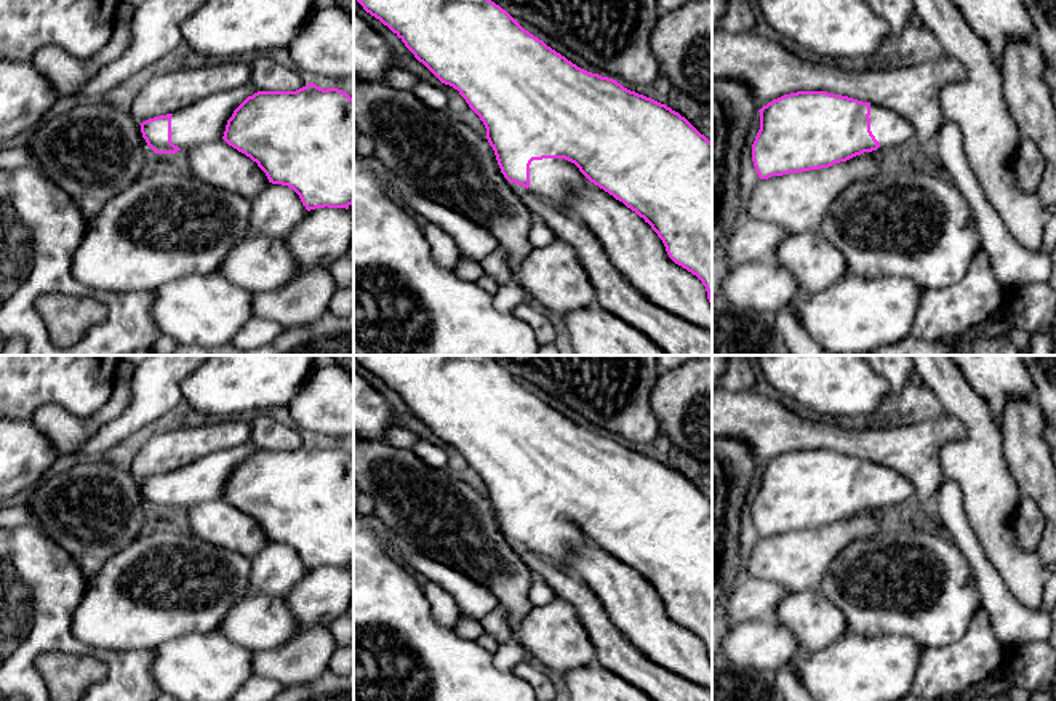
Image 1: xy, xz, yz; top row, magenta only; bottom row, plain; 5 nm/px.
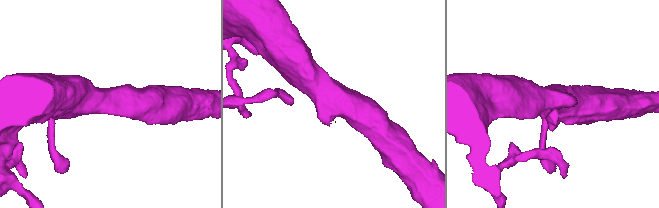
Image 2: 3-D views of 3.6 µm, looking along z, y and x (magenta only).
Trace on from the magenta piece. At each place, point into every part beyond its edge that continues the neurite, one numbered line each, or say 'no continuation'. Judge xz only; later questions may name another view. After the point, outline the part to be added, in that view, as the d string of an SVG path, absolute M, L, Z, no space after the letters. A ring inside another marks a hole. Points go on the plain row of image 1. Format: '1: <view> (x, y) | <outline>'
1: xz (556, 538) | M565 517L533 519L530 523L528 549L538 555L570 567L573 551L582 544L586 535Z

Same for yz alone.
1: yz (892, 488) | M870 463L869 477L870 490L880 501L878 511L896 507L914 495L910 480L883 464Z

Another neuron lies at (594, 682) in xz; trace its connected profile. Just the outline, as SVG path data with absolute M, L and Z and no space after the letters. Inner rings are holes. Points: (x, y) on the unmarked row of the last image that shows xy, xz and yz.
M598 663L563 674L570 701L653 701Z

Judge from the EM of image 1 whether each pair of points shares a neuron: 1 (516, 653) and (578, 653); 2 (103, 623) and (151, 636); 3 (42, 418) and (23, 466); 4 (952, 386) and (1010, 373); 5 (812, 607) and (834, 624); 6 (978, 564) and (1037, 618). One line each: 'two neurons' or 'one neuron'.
1: two neurons
2: one neuron
3: two neurons
4: two neurons
5: one neuron
6: one neuron

